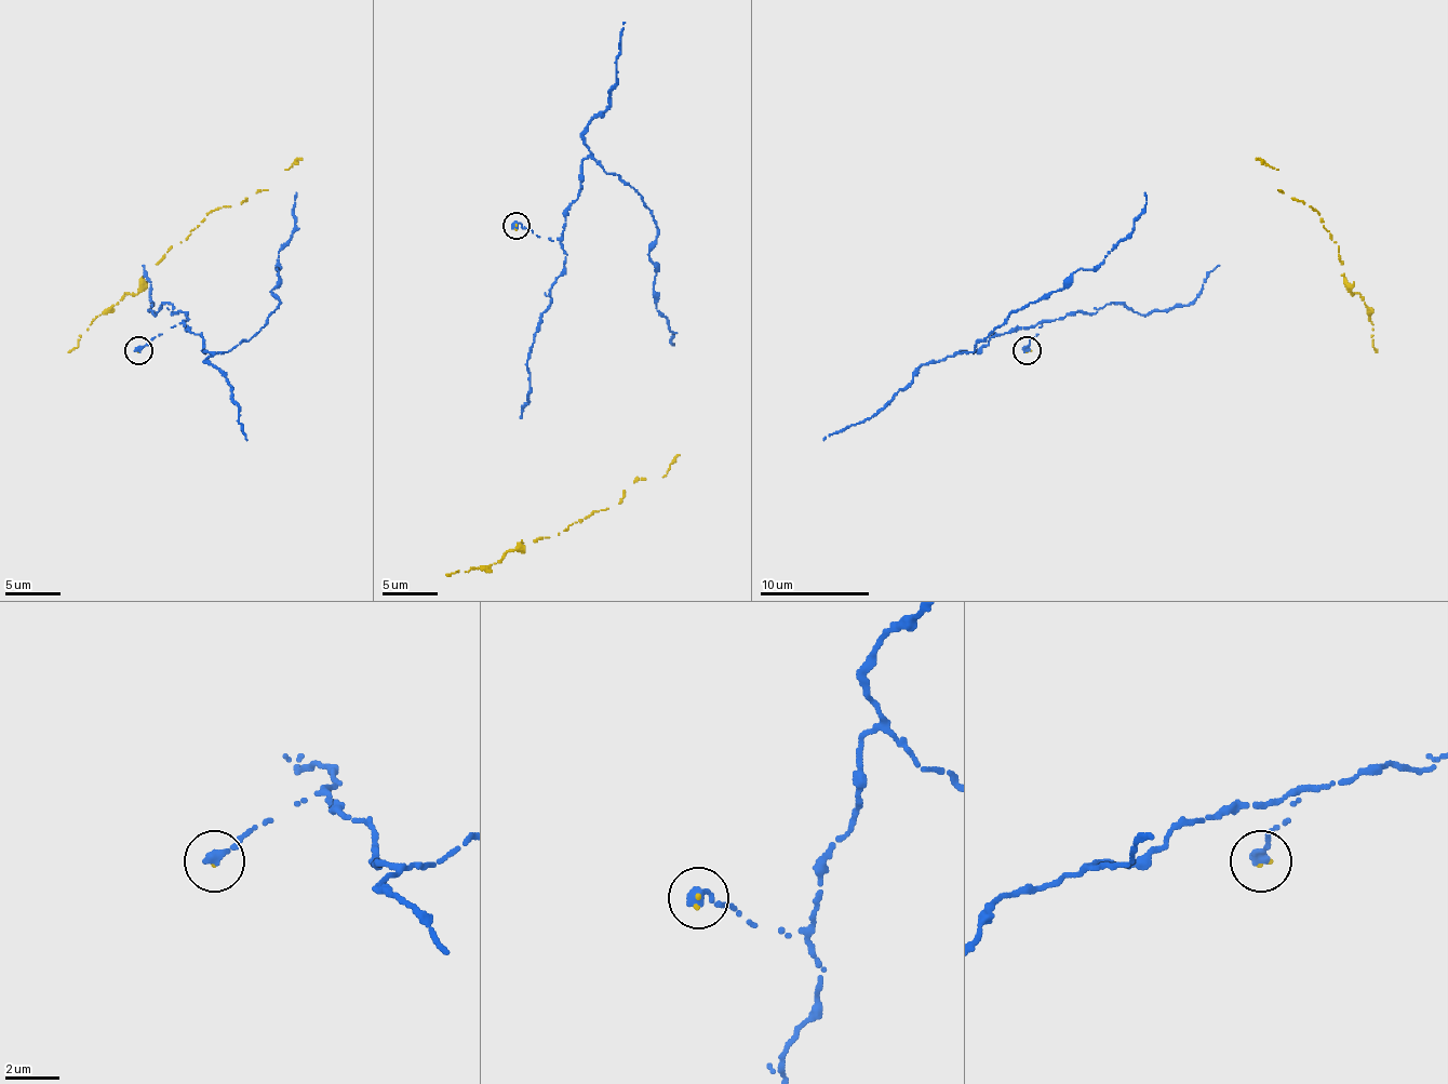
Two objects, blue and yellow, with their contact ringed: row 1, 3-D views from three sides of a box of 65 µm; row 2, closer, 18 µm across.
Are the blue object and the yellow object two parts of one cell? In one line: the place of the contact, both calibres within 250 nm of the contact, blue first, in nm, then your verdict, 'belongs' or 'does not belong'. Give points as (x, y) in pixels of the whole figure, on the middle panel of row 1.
place (515, 226); calibres 400 and 100 nm; belongs

